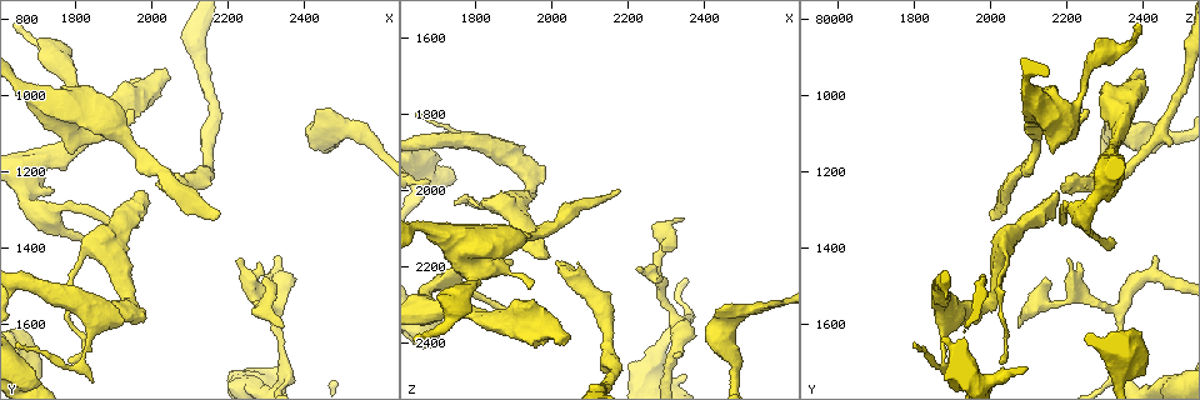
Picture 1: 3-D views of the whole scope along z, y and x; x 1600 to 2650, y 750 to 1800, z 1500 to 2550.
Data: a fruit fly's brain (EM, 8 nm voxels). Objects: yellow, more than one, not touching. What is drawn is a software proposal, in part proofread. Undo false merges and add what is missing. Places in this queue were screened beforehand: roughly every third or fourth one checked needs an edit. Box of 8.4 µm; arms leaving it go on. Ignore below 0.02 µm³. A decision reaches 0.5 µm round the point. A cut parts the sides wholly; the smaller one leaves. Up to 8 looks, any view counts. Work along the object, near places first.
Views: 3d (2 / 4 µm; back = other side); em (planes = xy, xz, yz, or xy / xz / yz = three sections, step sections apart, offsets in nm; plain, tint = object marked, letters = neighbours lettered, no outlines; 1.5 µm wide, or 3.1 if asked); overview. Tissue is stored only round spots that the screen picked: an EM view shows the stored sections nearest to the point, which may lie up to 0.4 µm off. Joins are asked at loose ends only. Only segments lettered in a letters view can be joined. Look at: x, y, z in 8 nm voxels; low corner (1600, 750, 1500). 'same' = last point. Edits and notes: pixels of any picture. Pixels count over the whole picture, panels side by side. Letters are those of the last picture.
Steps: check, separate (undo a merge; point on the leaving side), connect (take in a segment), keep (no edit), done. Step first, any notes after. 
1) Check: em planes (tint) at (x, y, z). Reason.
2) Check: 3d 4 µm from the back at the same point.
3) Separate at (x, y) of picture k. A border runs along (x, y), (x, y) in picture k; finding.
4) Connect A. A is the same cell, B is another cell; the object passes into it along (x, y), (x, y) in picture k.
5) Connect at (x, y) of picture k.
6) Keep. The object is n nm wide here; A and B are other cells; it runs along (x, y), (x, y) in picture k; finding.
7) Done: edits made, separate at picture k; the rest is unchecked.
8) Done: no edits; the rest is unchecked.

Check: em xz step 4 (tint) at (2310, 1545, 2135). Abrupt turn.

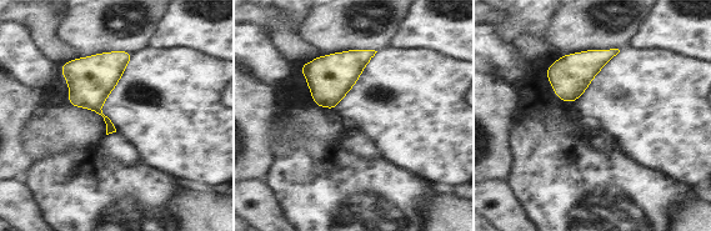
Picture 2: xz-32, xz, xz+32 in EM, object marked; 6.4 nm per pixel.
Check: em planes (letters) at the same point. Another direction.

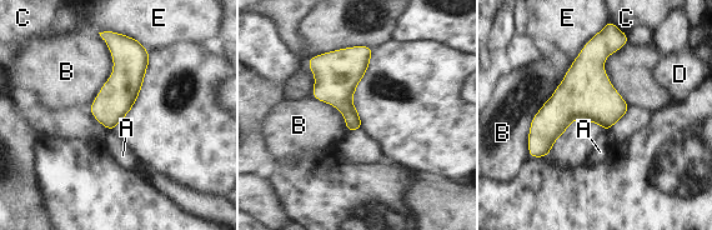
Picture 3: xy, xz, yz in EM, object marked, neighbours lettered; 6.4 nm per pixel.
Keep. The longest contact is with B, 600 nm; A, B, C, D and E are other cells; one neuron here.

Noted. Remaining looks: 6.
Check: em xz step 4 (letters) at (2010, 1245, 2190). Stops while still wide.

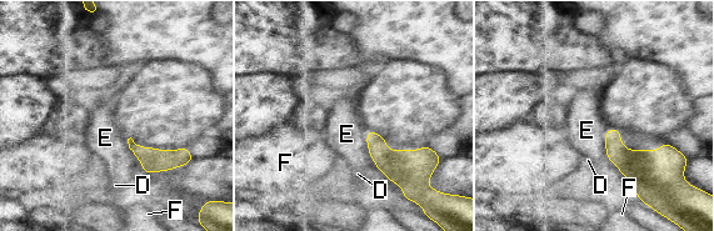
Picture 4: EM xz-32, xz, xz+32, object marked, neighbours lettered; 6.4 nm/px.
Check: em planes (letters) at the same point. Another direction.

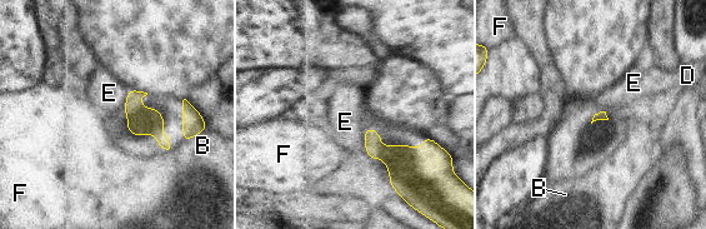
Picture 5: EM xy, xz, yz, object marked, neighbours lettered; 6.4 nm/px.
Keep. B, D, E and F are other cells; a border runs along (366, 128), (364, 133), (364, 152) in picture 5; no lettered segment goes on from it.

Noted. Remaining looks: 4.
Check: em planes (plain) at (2000, 945, 2395). Thick end.

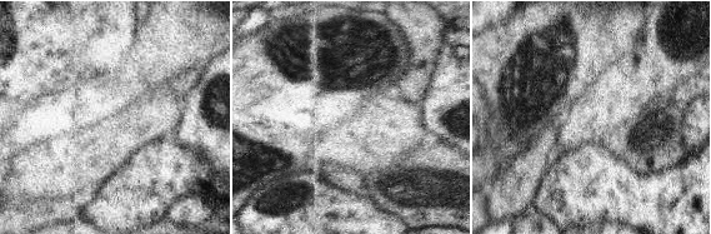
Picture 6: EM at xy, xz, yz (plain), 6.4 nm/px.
Check: em planes (letters) at the same point. What lies round it.

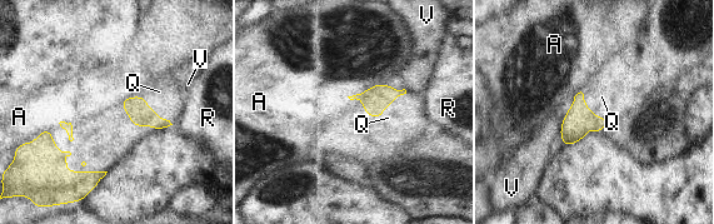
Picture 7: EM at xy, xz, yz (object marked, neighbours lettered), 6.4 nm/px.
Connect Q. Q is the same cell, A, R and V are other cells; it goes on there.

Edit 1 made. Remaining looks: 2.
Done: edits made, connect at picture 7; the rest is unchecked.

